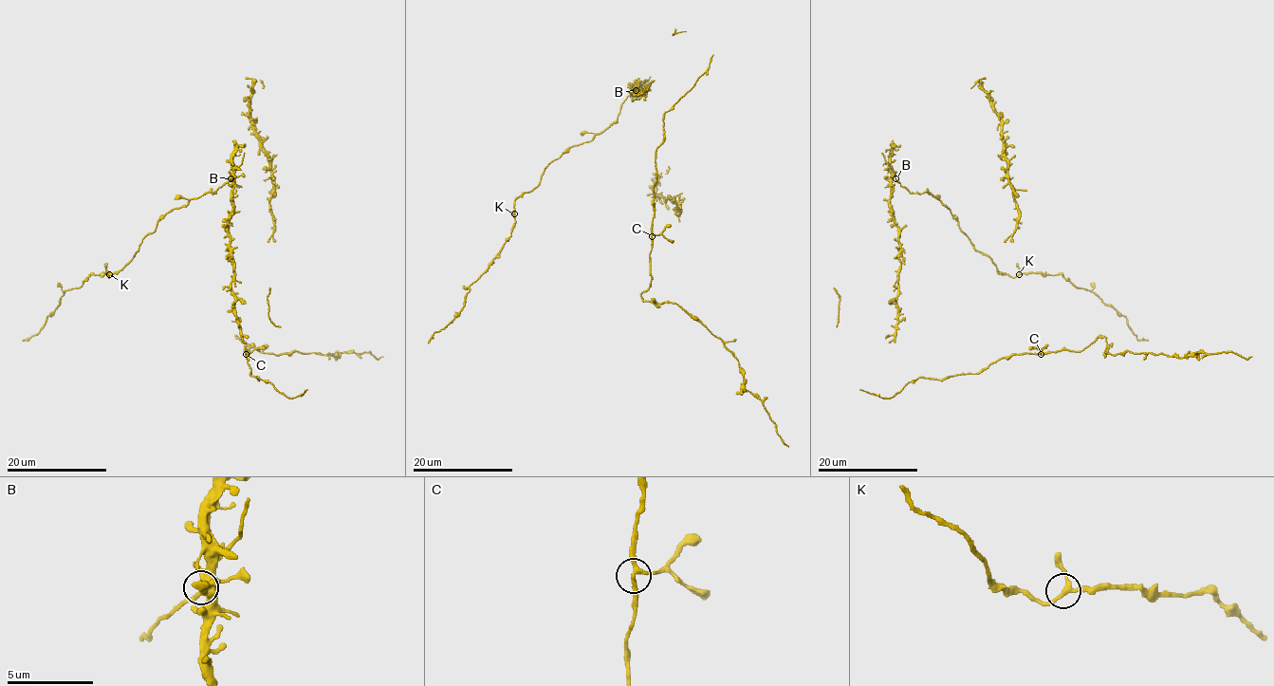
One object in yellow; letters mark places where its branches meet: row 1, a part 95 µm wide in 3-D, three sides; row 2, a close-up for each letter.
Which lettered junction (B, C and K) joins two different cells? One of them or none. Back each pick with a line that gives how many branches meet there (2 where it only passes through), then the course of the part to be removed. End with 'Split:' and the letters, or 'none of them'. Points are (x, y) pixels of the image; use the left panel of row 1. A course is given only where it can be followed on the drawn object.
Split: none of them

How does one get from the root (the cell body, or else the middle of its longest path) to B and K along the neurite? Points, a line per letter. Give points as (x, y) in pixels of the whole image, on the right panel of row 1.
B: (898, 292), (899, 231), (889, 201), (891, 182), (895, 178)
K: (898, 292), (899, 231), (889, 201), (895, 178), (911, 193), (938, 198), (976, 250), (1000, 271), (1019, 274)

